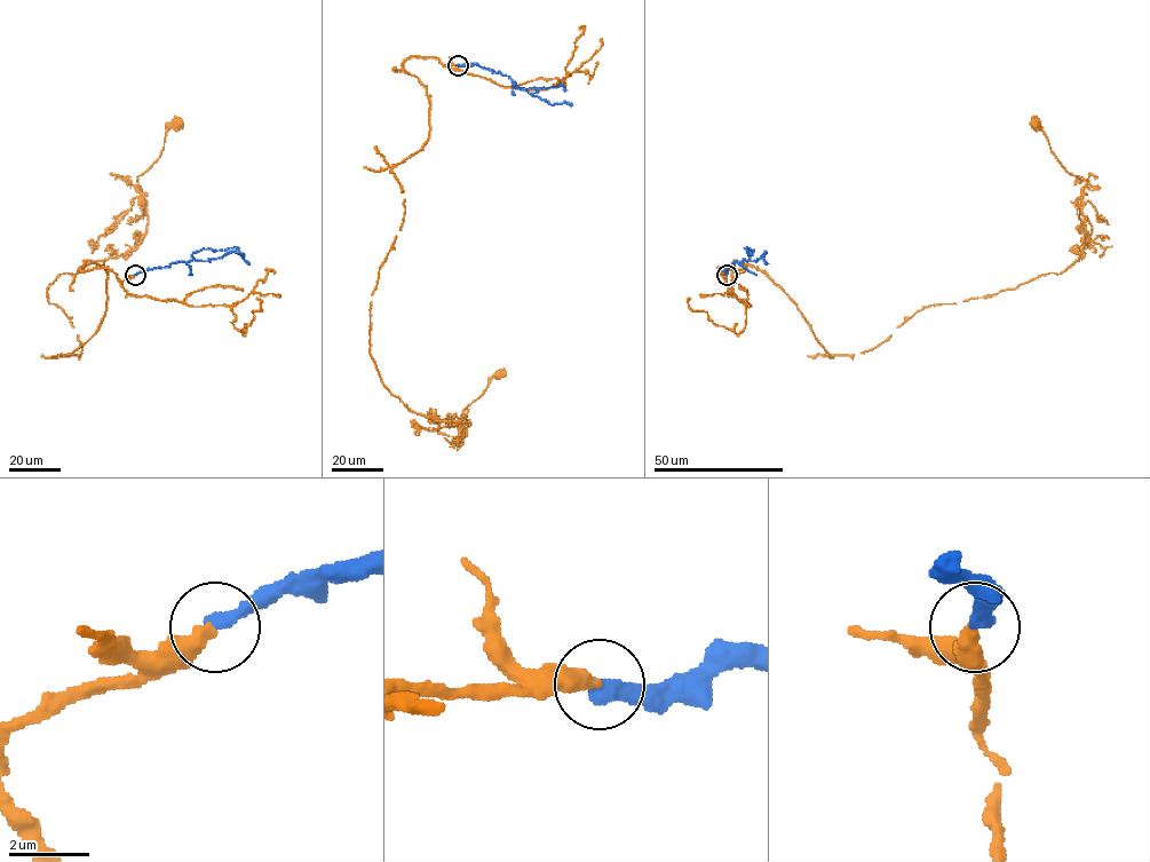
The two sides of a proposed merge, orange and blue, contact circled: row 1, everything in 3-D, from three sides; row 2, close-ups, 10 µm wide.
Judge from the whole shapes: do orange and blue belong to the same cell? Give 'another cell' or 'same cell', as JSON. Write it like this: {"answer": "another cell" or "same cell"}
{"answer": "same cell"}

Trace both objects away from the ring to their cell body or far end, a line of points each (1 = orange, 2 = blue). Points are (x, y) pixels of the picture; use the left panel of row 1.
1: (135, 275), (80, 268), (104, 267), (108, 301), (69, 355), (47, 289), (137, 245), (139, 175), (176, 123)
2: (135, 275), (172, 263), (208, 260), (228, 253), (238, 253), (250, 265)

